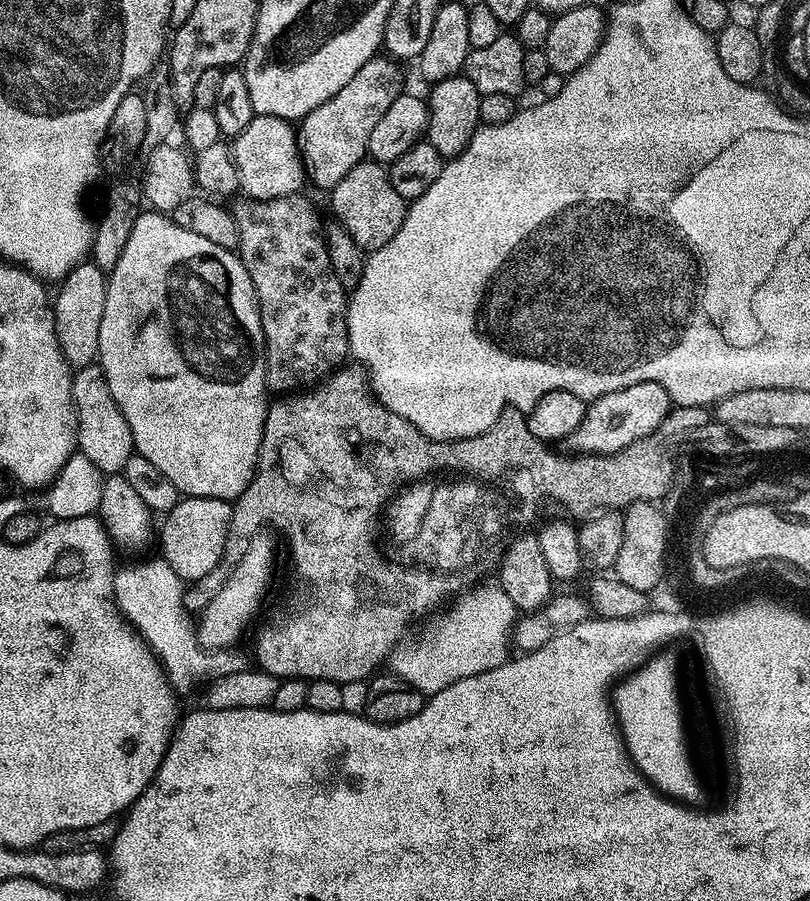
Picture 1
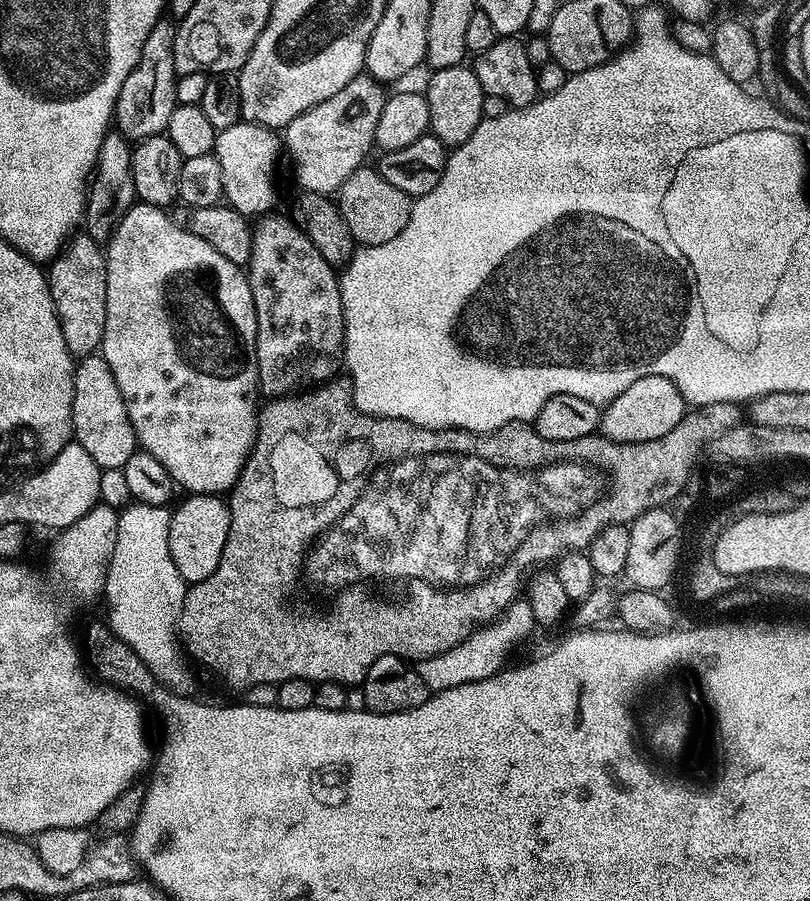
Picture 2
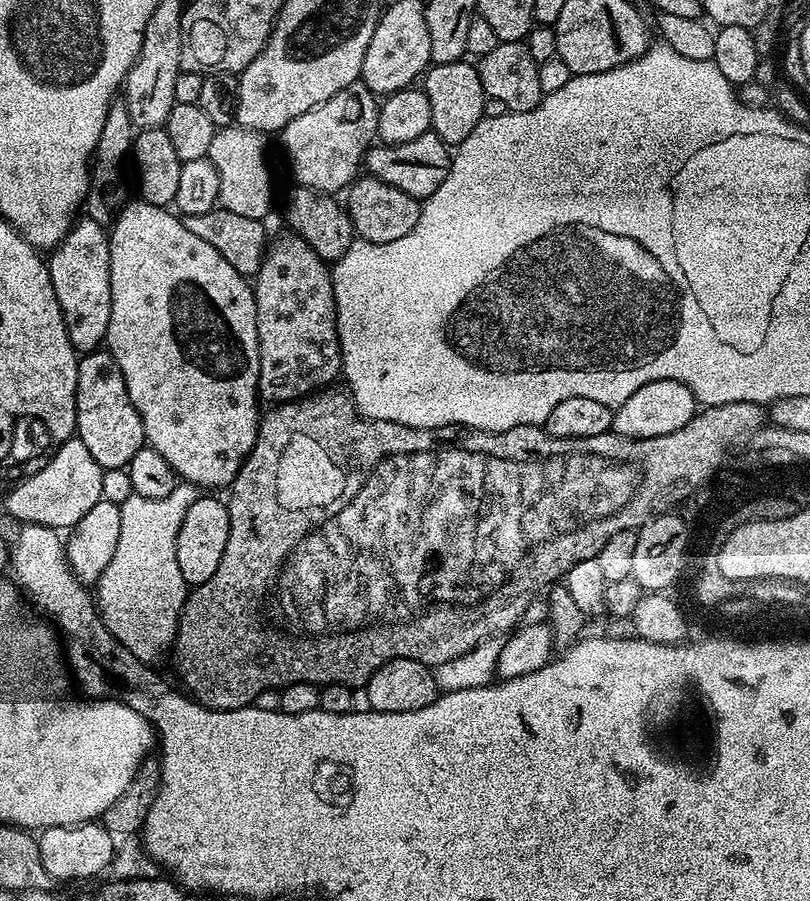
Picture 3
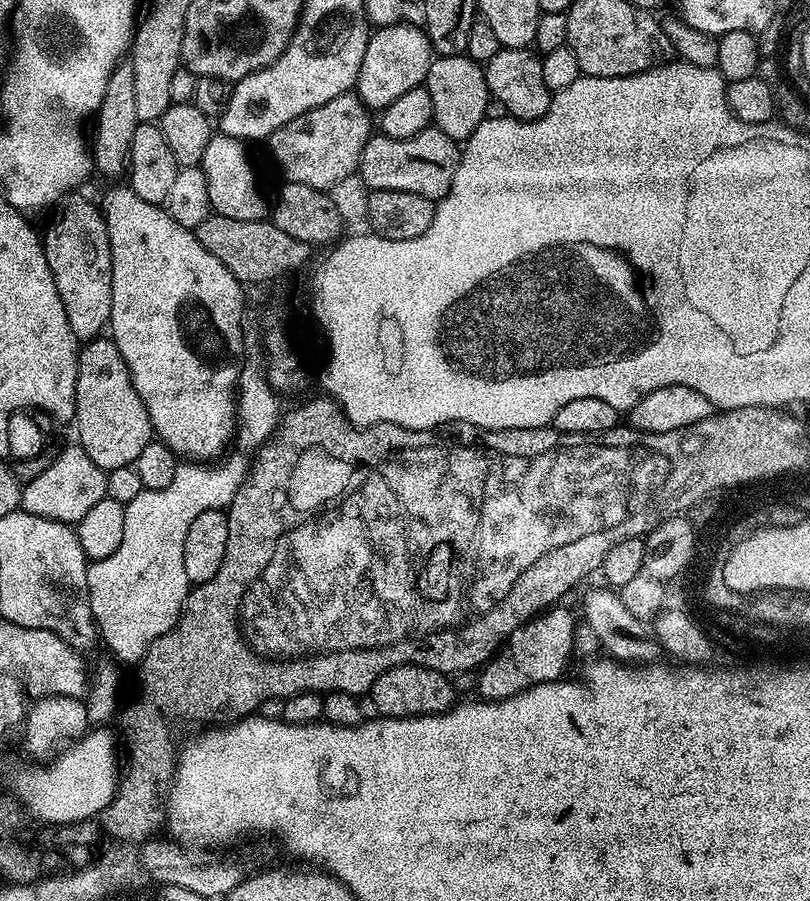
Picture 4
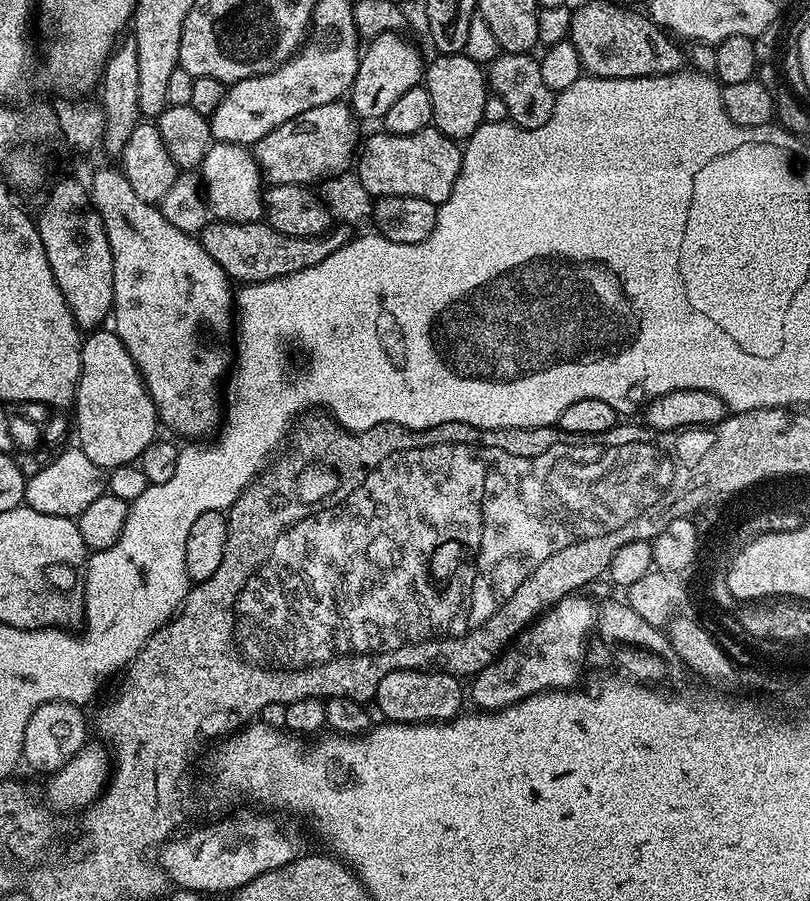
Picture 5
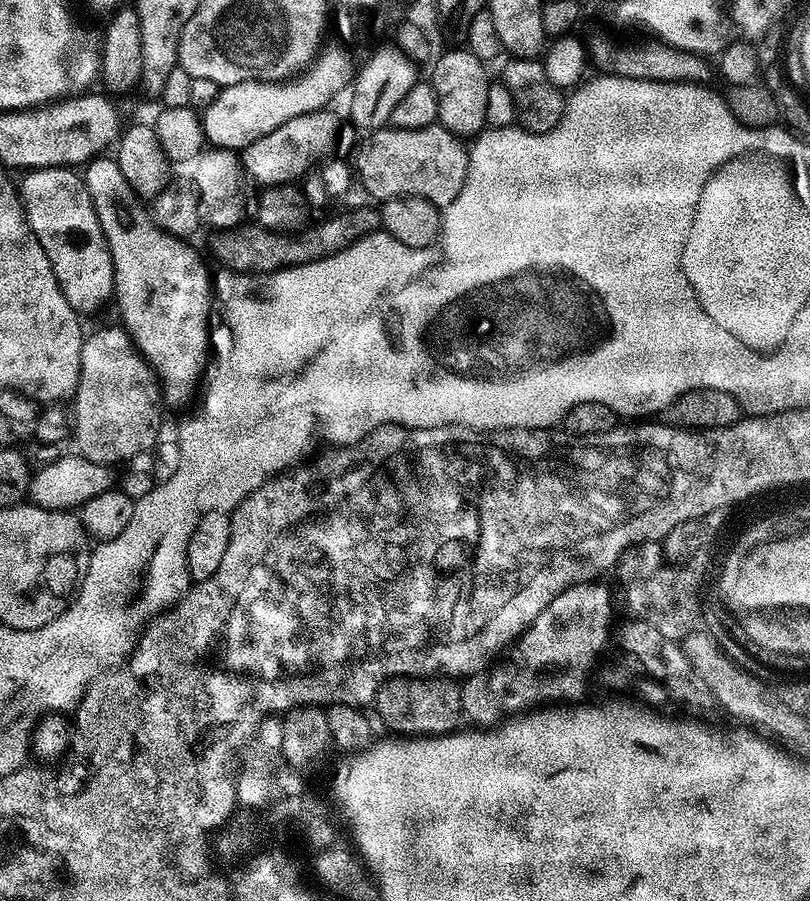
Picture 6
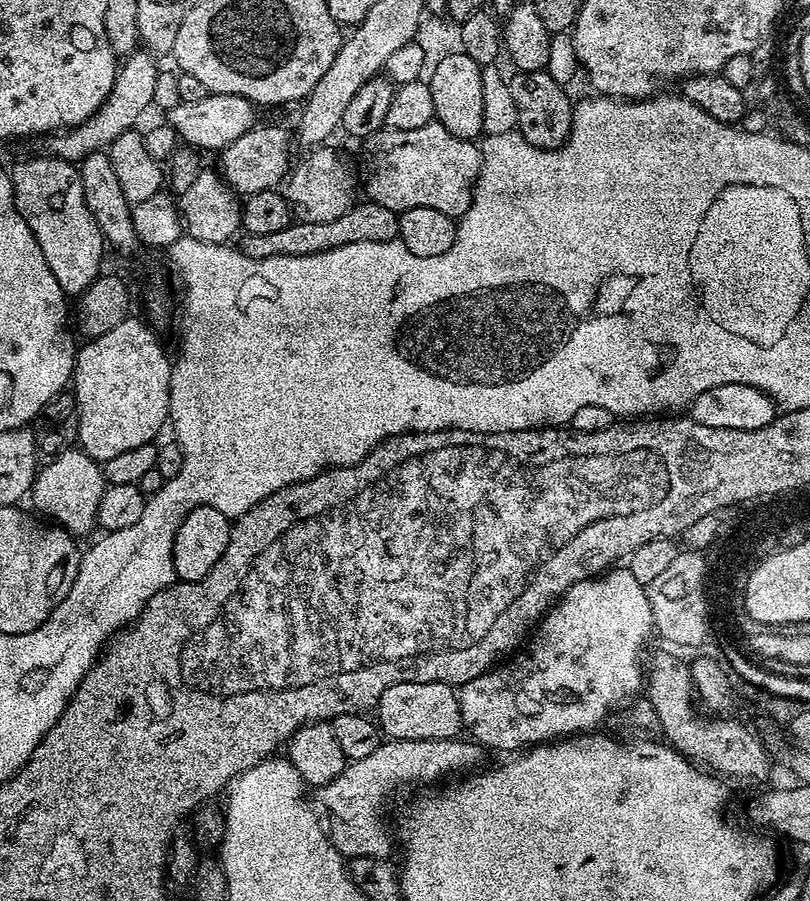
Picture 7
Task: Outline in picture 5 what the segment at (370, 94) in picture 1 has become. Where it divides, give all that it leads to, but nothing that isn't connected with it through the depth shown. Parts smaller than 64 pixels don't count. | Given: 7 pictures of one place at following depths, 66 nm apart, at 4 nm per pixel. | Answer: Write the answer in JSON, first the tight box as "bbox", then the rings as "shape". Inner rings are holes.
{"bbox":[254,102,358,186],"shape":[[[344,102],[314,106],[314,110],[306,110],[290,118],[290,122],[282,122],[282,126],[270,130],[270,134],[254,146],[254,159],[263,179],[269,185],[312,186],[315,180],[320,182],[333,174],[343,173],[358,148],[356,124],[357,117]]]}

